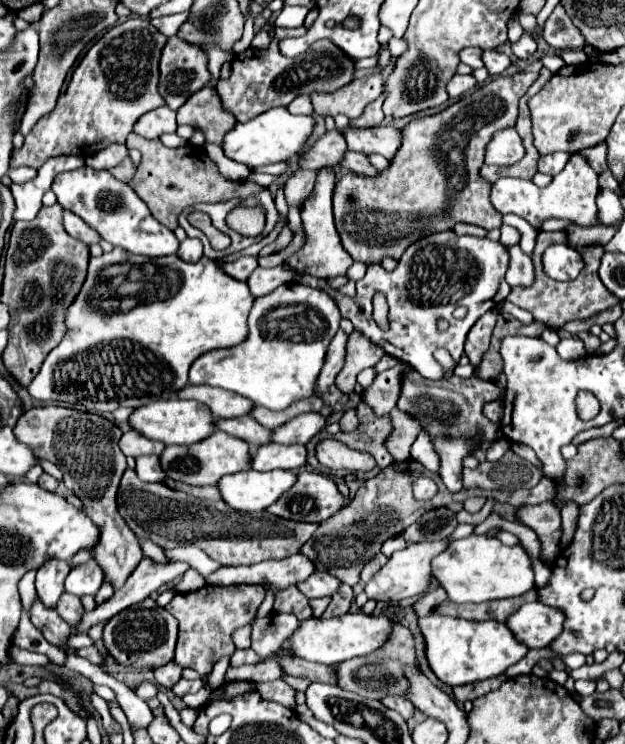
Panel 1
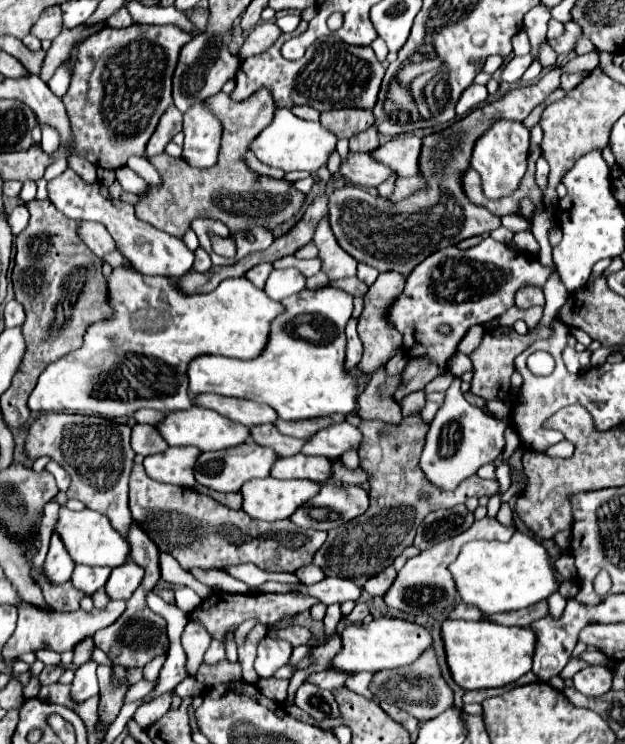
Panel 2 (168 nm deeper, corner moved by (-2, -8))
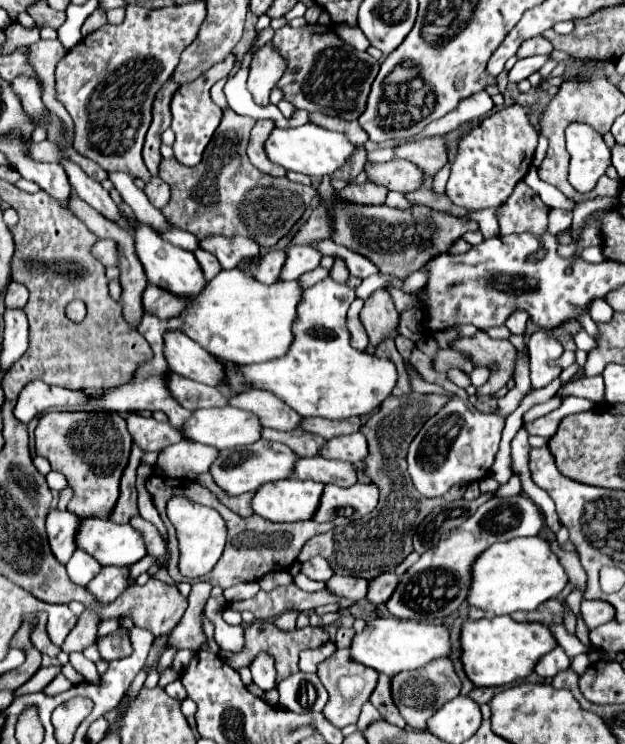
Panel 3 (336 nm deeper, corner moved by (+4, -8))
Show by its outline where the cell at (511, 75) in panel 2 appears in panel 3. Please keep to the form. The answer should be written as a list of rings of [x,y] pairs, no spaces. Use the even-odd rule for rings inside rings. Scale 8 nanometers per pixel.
[[[534,55],[534,57],[528,57],[528,59],[520,59],[520,61],[514,65],[514,69],[508,73],[508,79],[514,81],[514,83],[518,83],[518,81],[522,81],[522,79],[528,79],[532,73],[540,71],[540,67],[542,67],[548,59],[550,59],[550,55],[548,55],[548,57],[546,57],[546,55]]]

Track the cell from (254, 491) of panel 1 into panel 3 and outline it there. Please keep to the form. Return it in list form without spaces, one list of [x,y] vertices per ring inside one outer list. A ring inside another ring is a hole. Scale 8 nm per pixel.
[[[288,477],[284,481],[268,483],[258,489],[252,499],[254,513],[270,521],[306,521],[318,511],[324,485],[316,481],[302,481]]]

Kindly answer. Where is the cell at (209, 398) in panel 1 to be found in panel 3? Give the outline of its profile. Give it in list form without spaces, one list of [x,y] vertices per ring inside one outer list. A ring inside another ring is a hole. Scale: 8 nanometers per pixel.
[[[252,389],[236,397],[230,397],[230,403],[238,409],[256,413],[264,427],[272,427],[278,431],[292,431],[302,421],[302,417],[294,409],[290,409],[274,393],[268,393],[264,389]]]

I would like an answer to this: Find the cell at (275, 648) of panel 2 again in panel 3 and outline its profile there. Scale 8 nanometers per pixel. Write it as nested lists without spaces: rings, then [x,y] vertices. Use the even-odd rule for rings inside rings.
[[[260,653],[256,657],[256,661],[250,665],[250,671],[252,671],[252,681],[262,691],[276,689],[276,669],[274,669],[272,657],[268,657],[268,653]]]

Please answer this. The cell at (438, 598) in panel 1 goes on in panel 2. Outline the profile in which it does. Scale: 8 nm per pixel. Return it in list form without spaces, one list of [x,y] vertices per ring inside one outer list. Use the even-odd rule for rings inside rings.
[[[458,603],[458,605],[450,611],[448,619],[482,619],[482,613],[480,613],[478,609],[474,609],[474,607],[466,605],[466,603]]]

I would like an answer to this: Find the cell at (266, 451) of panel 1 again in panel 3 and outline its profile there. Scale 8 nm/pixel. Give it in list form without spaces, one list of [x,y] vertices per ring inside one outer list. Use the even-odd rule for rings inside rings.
[[[312,457],[312,459],[300,459],[296,463],[298,479],[312,479],[320,483],[334,483],[340,487],[350,487],[358,481],[356,467],[348,461],[332,461],[324,457]]]

